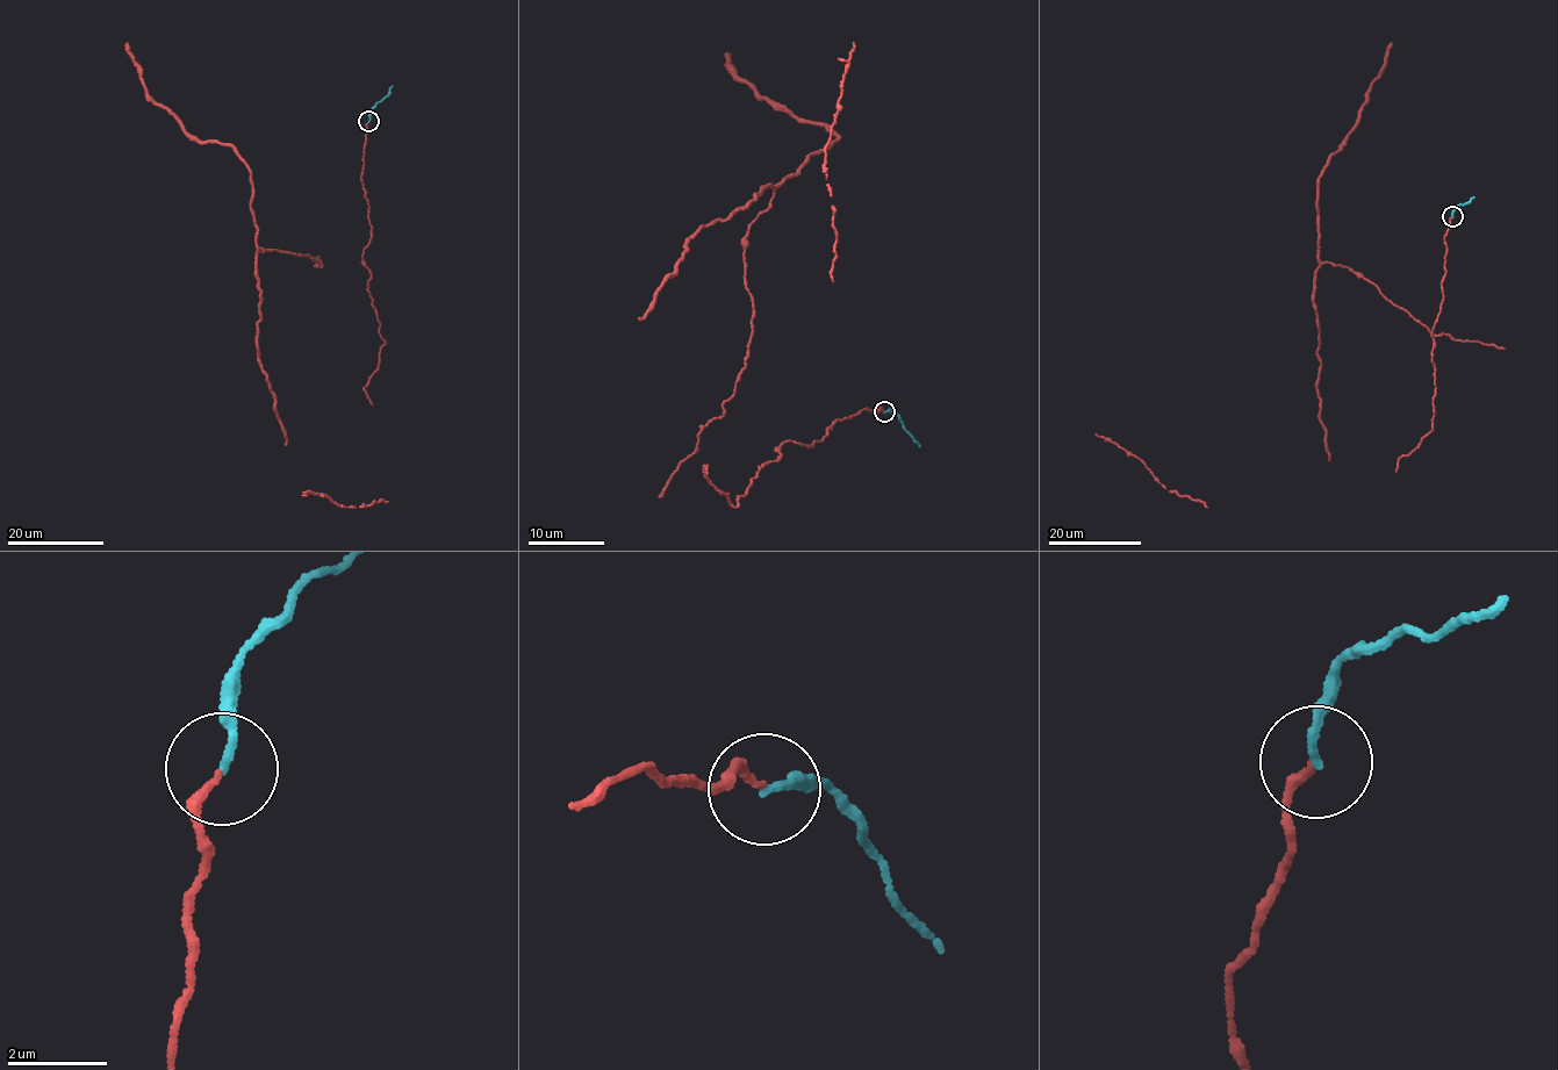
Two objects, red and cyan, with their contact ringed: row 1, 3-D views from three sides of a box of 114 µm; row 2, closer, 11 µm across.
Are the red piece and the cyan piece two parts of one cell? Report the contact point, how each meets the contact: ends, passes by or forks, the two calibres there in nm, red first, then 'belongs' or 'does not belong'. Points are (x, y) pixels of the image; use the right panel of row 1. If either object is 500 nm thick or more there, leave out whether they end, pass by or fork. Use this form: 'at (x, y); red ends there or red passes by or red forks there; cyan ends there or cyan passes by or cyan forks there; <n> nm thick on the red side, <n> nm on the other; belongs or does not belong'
at (1452, 216); red ends there; cyan ends there; 160 nm thick on the red side, 160 nm on the other; belongs

